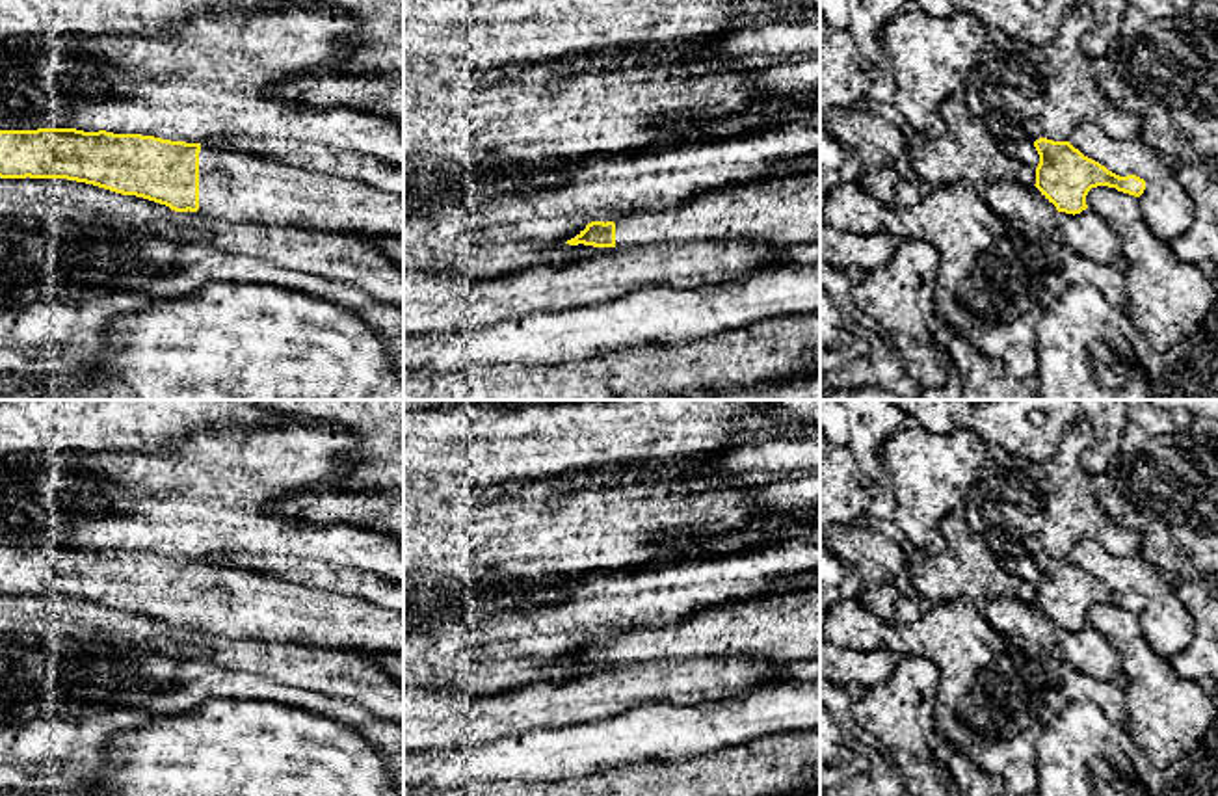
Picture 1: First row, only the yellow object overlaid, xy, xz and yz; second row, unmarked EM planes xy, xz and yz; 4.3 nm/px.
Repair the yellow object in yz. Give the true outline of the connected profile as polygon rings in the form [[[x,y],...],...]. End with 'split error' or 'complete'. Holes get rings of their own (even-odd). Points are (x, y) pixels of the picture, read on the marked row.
[[[1039,138],[1034,147],[1039,154],[1034,186],[1058,212],[1080,214],[1088,208],[1088,192],[1097,186],[1116,188],[1134,197],[1145,190],[1144,179],[1136,175],[1119,177],[1084,156],[1069,141]]]; complete

